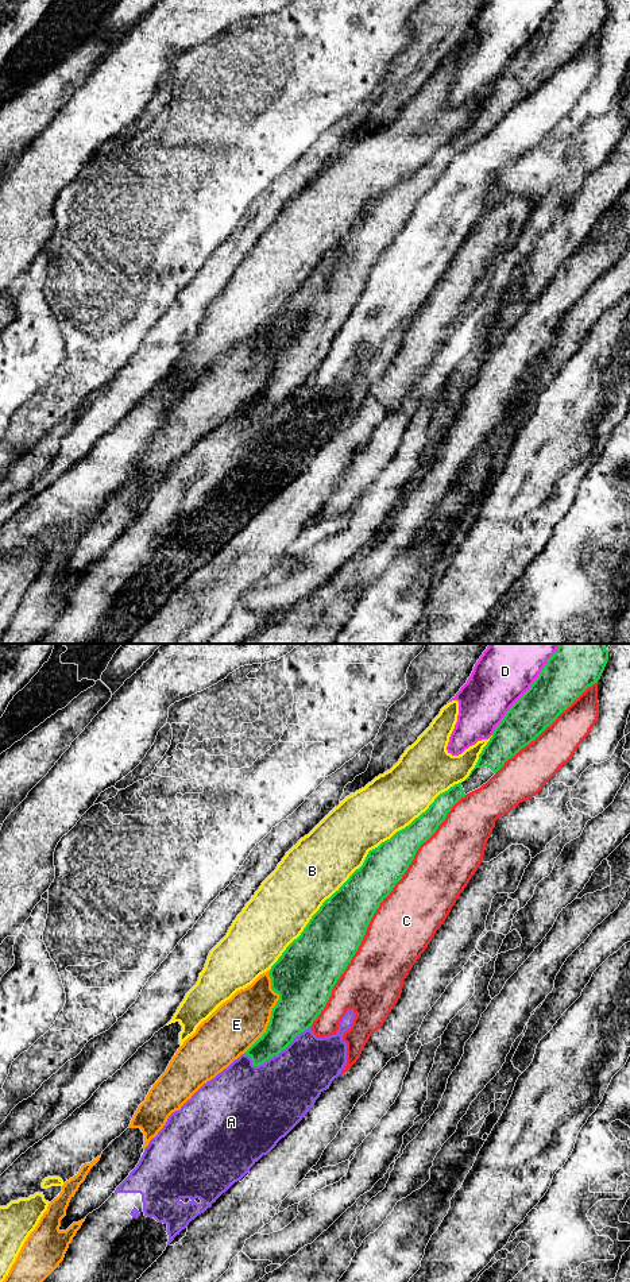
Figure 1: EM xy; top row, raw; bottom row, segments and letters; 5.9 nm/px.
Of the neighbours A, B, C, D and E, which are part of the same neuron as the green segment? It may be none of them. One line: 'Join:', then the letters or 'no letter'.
Join: no letter

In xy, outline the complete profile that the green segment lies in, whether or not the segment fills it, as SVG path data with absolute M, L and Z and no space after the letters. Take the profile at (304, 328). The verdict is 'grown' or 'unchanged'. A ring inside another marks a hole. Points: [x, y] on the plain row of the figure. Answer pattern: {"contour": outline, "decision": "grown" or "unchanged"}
{"contour": "M461 135L440 146L429 161L390 192L368 204L363 217L312 269L301 287L294 291L270 321L271 341L279 352L271 363L266 385L244 405L254 418L285 402L297 387L308 382L325 360L332 341L357 304L367 279L384 250L402 231L420 198L445 173L451 161L464 150Z", "decision": "unchanged"}

